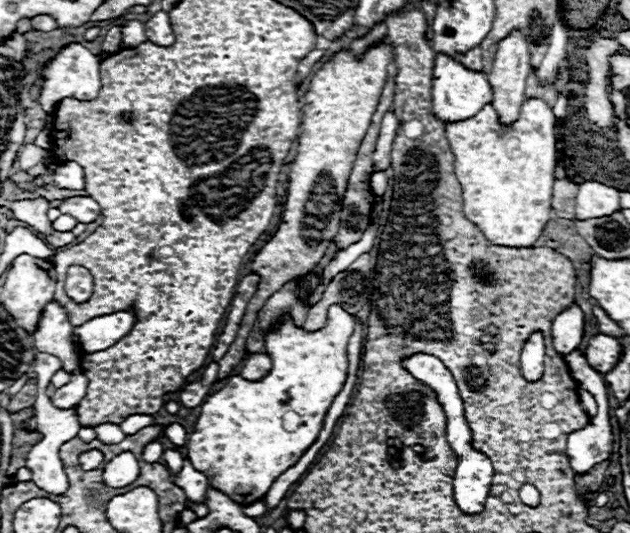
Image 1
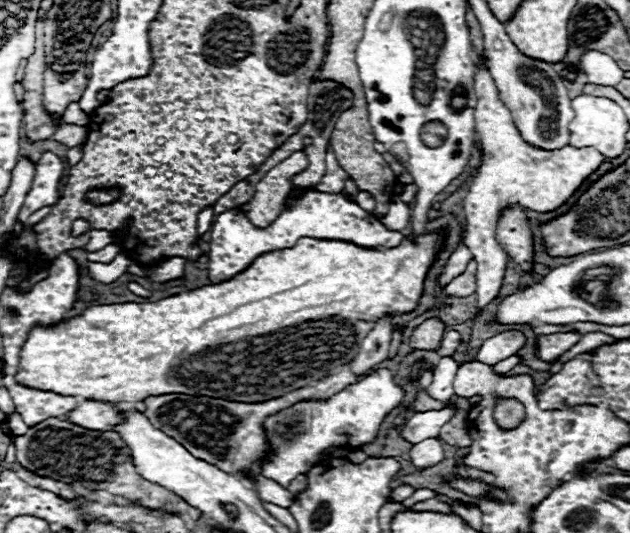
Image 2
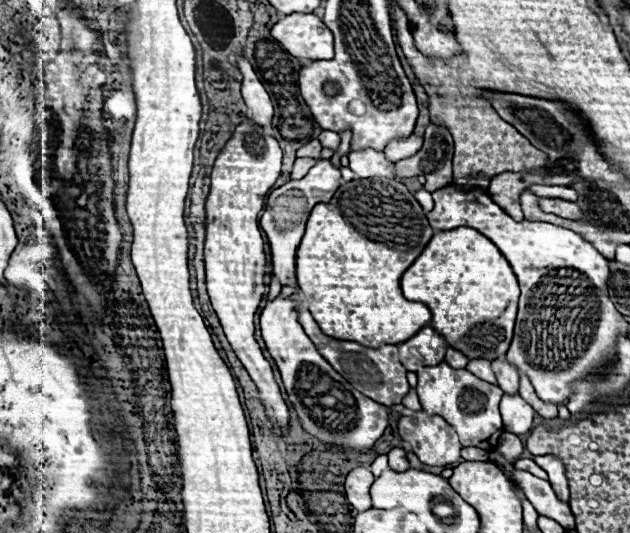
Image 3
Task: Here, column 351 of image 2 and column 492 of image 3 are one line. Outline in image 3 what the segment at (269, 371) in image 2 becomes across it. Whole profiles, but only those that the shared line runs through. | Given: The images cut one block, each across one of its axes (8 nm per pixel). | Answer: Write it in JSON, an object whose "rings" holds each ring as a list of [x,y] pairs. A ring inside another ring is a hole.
{"rings":[[[456,228],[452,232],[434,234],[422,256],[418,256],[418,260],[408,268],[408,272],[402,274],[400,284],[406,300],[422,302],[430,308],[430,326],[438,334],[442,334],[442,338],[446,338],[448,346],[460,350],[468,360],[496,360],[498,356],[504,356],[508,352],[520,296],[518,280],[508,260],[498,252],[498,248],[494,248],[494,244],[486,240],[486,236],[474,232],[474,228]]]}

